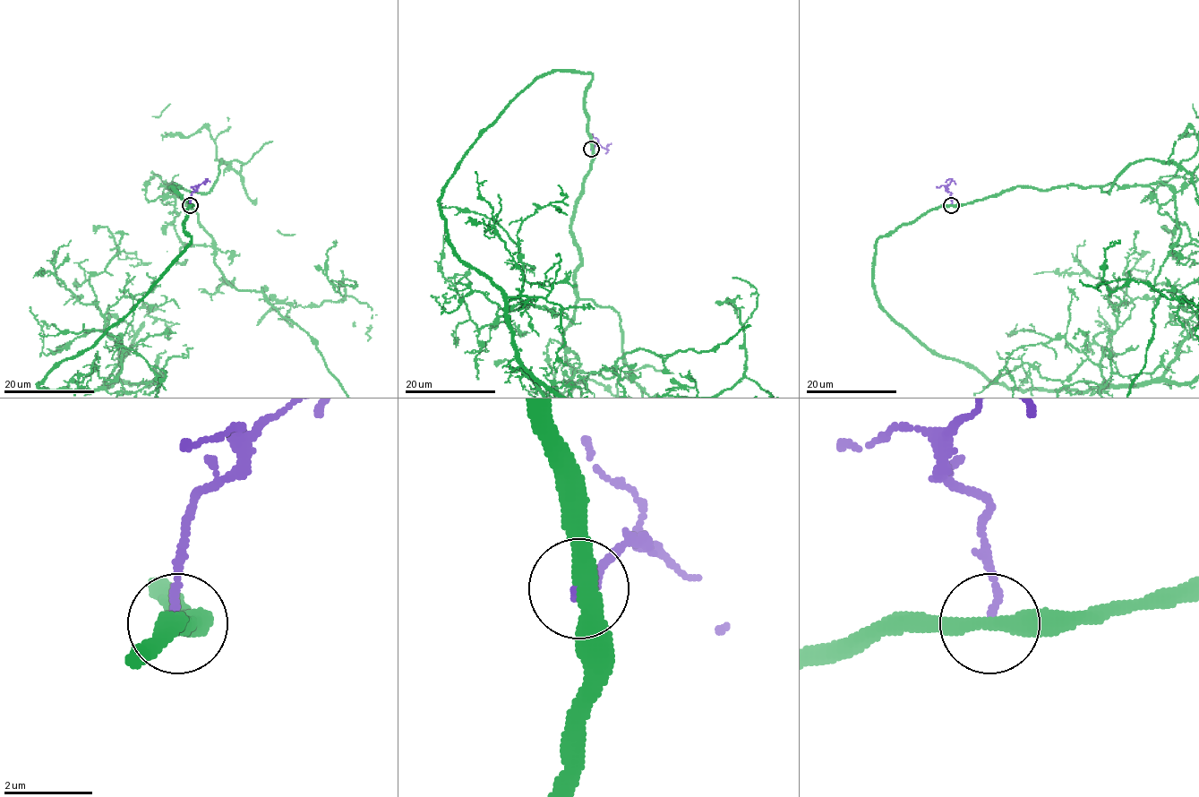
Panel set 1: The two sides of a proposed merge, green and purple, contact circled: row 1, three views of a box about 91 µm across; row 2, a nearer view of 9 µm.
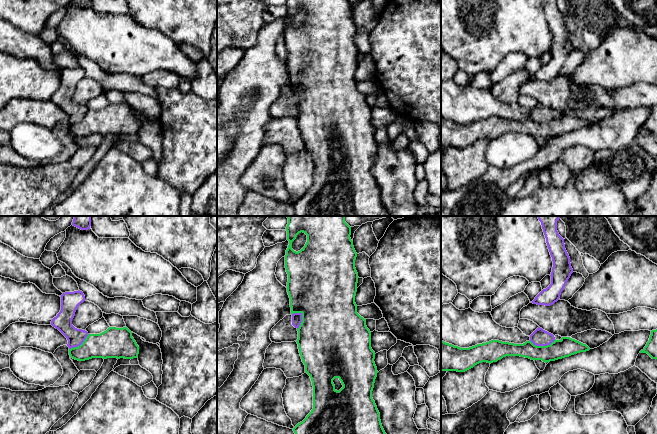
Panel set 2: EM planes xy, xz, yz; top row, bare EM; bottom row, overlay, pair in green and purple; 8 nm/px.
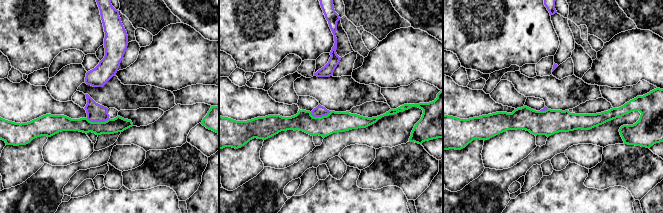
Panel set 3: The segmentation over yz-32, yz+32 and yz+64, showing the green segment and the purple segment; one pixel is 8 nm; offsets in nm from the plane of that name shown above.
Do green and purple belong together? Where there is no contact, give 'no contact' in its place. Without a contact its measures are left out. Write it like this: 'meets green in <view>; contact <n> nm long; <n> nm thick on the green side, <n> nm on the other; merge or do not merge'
meets green in yz; contact 220 nm long; 150 nm thick on the green side, 140 nm on the other; do not merge

